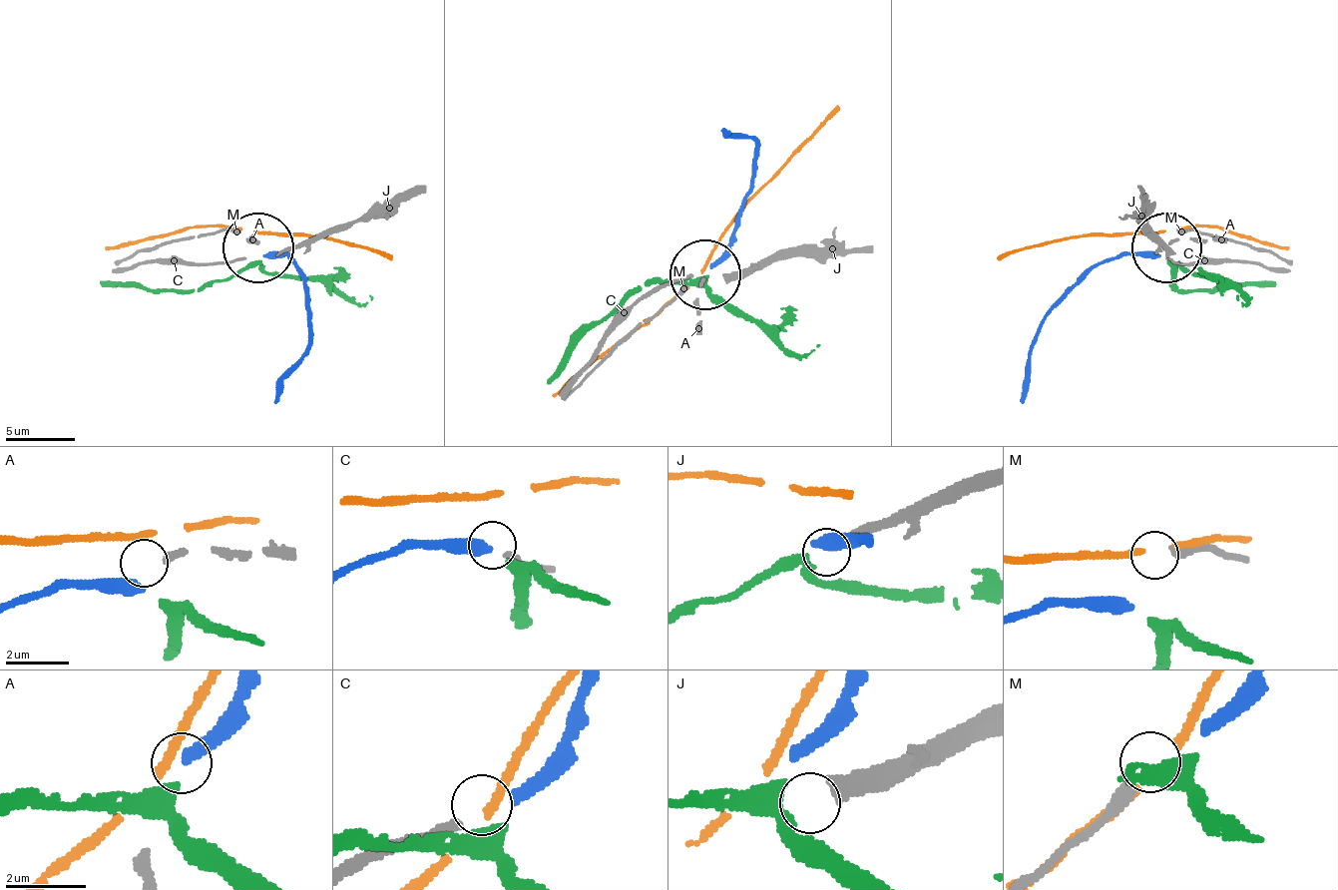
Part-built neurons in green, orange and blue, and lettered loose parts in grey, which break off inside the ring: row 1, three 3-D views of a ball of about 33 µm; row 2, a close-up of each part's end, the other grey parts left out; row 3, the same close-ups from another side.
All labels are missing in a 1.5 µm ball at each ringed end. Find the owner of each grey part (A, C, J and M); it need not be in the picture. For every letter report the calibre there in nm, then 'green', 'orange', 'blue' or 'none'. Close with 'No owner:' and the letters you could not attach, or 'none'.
A: 280 nm | none
C: 220 nm | blue
J: 400 nm | green
M: 340 nm | none
No owner: A, M

